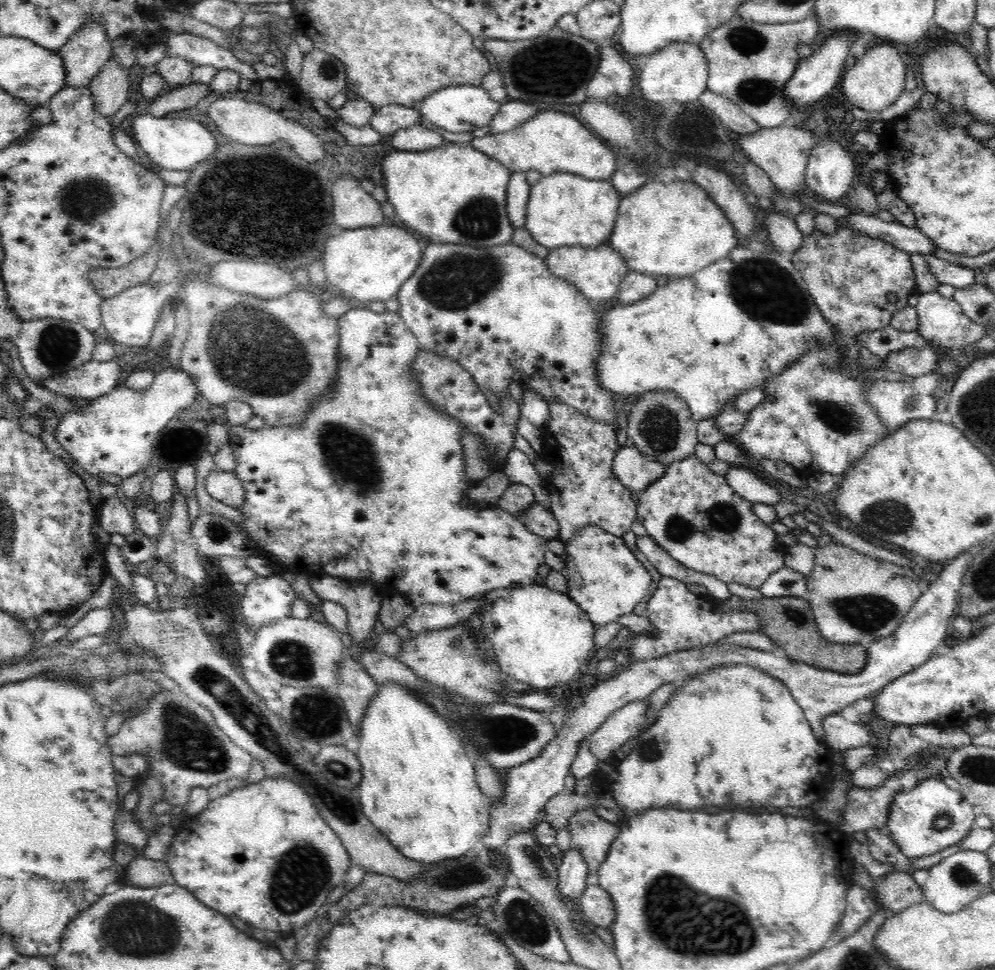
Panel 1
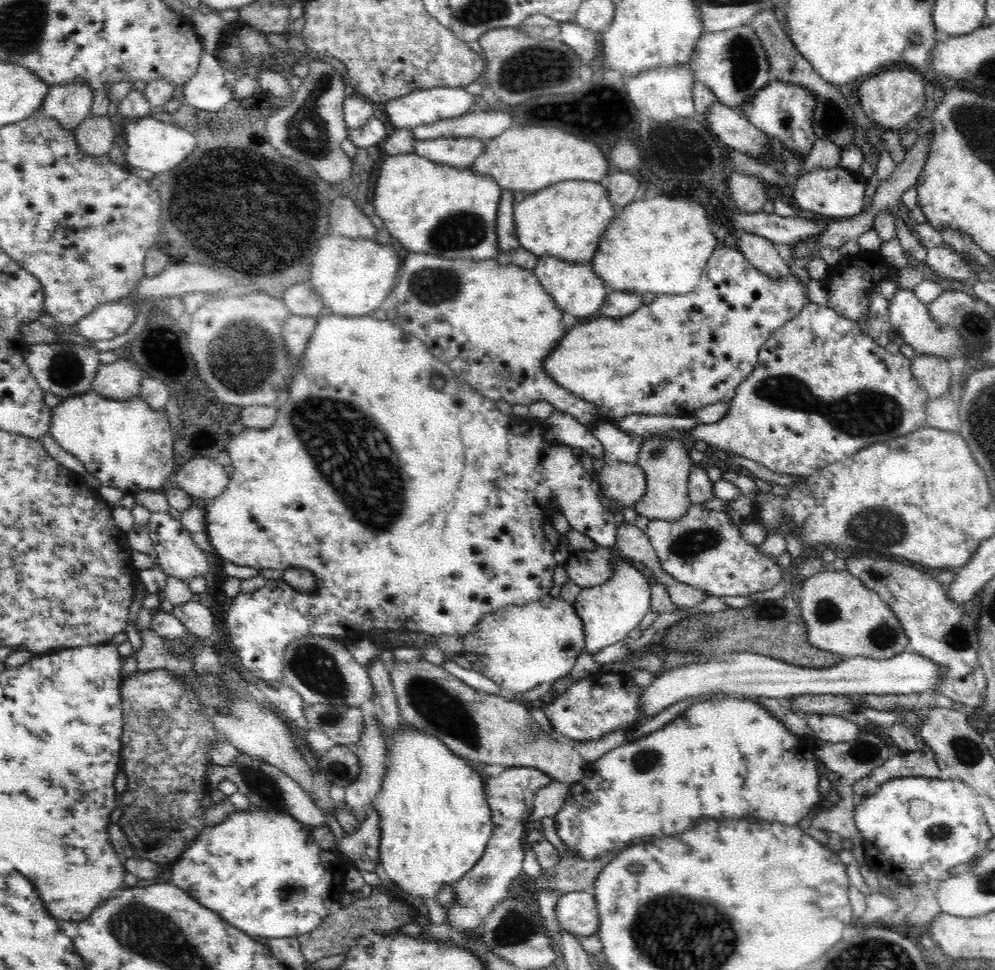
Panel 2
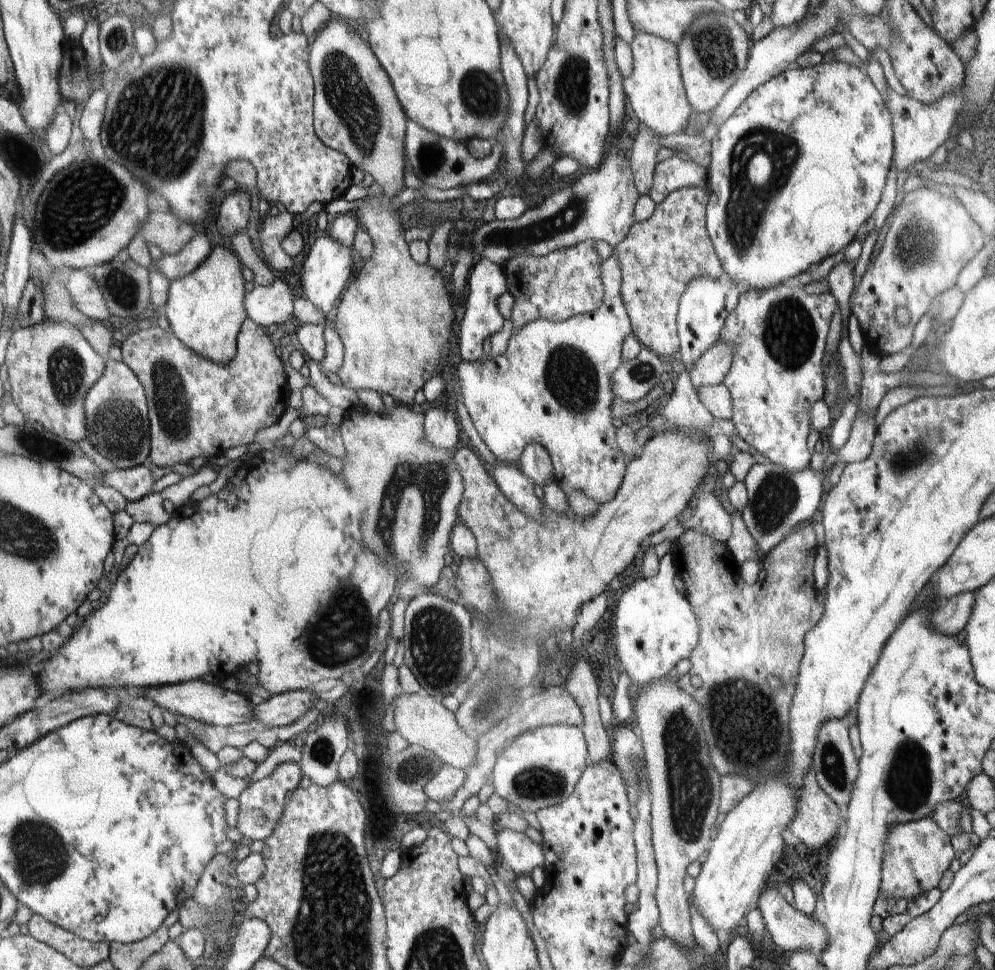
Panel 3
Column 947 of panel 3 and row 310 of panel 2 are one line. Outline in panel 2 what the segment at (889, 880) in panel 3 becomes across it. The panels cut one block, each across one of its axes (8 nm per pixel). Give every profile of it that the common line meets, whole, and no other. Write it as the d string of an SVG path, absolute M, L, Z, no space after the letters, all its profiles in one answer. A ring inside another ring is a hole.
M862 253L842 259L839 263L829 266L829 273L825 280L828 291L828 308L832 311L852 320L852 323L860 324L861 321L870 320L870 295L879 292L879 281L891 279L892 265L878 253Z

